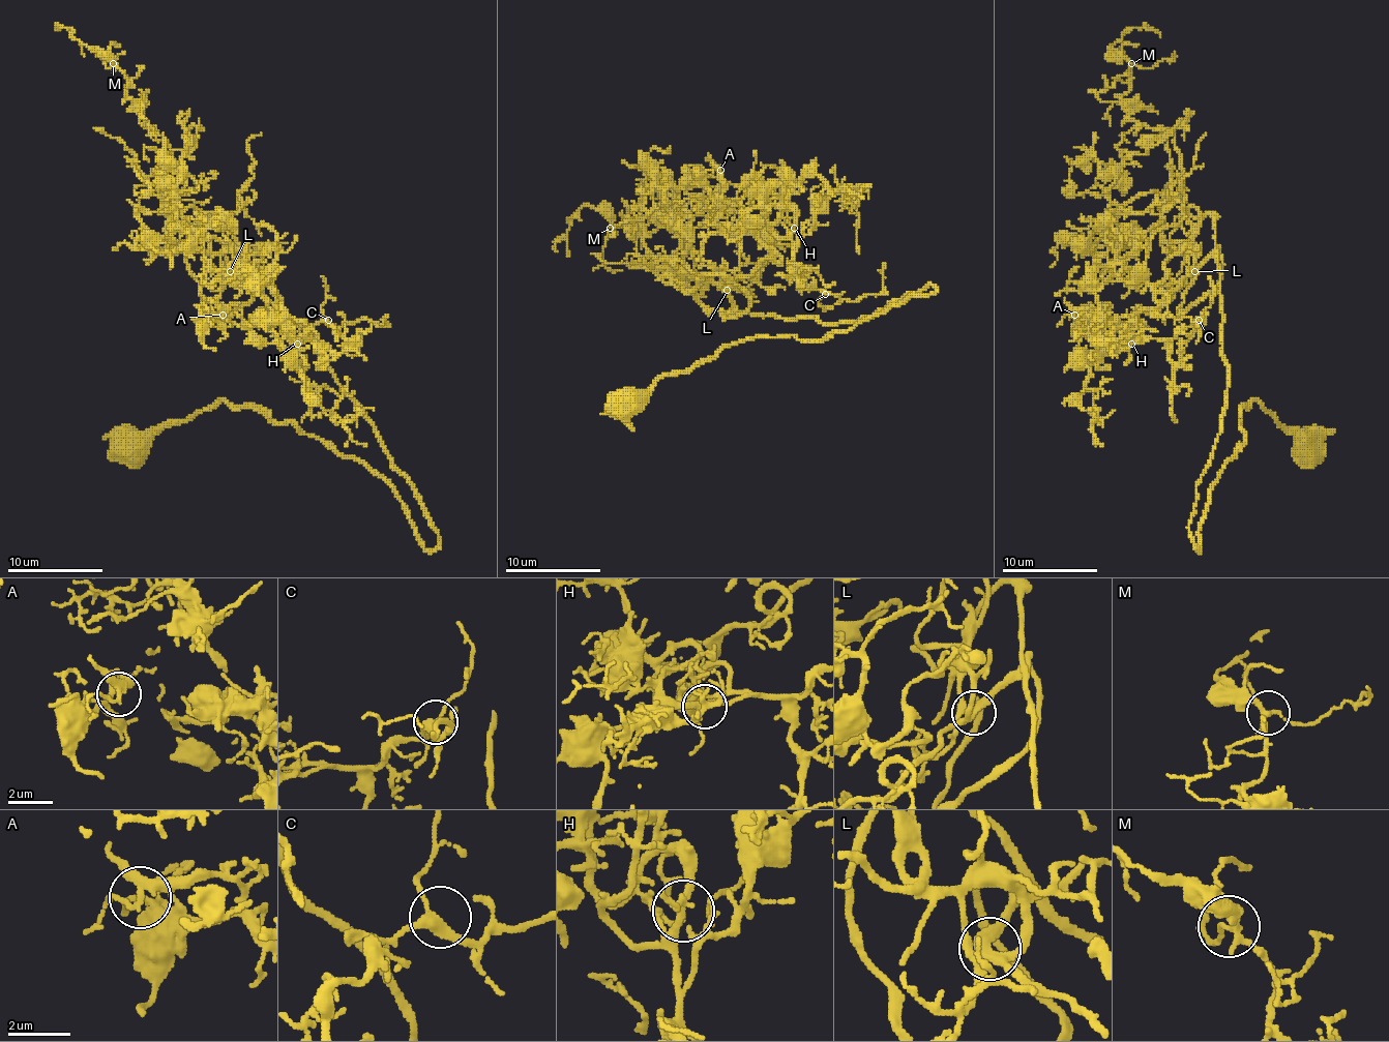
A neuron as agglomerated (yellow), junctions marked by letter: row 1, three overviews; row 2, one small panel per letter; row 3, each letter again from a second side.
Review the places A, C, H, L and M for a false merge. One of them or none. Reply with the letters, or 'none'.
none

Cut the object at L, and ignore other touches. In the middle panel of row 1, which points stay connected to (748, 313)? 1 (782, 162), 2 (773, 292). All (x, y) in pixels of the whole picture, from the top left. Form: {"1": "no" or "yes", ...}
{"1": "yes", "2": "no"}

